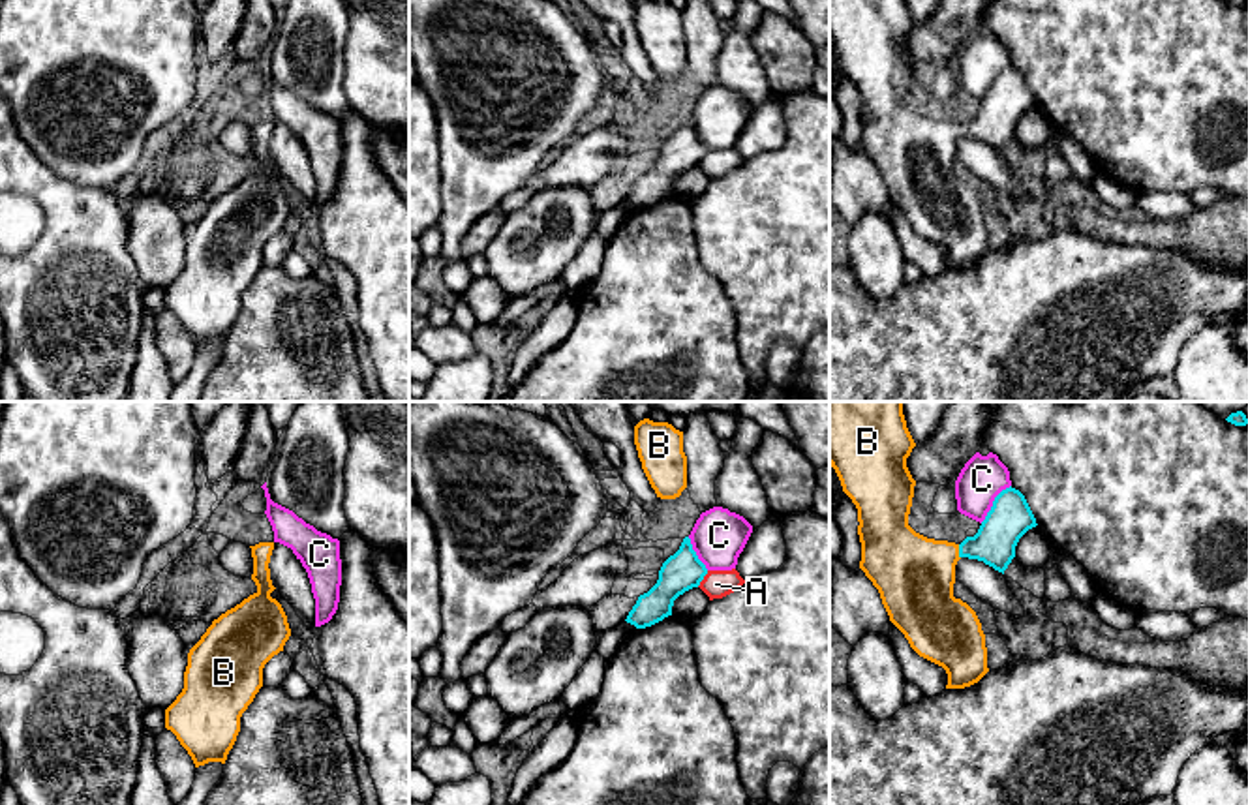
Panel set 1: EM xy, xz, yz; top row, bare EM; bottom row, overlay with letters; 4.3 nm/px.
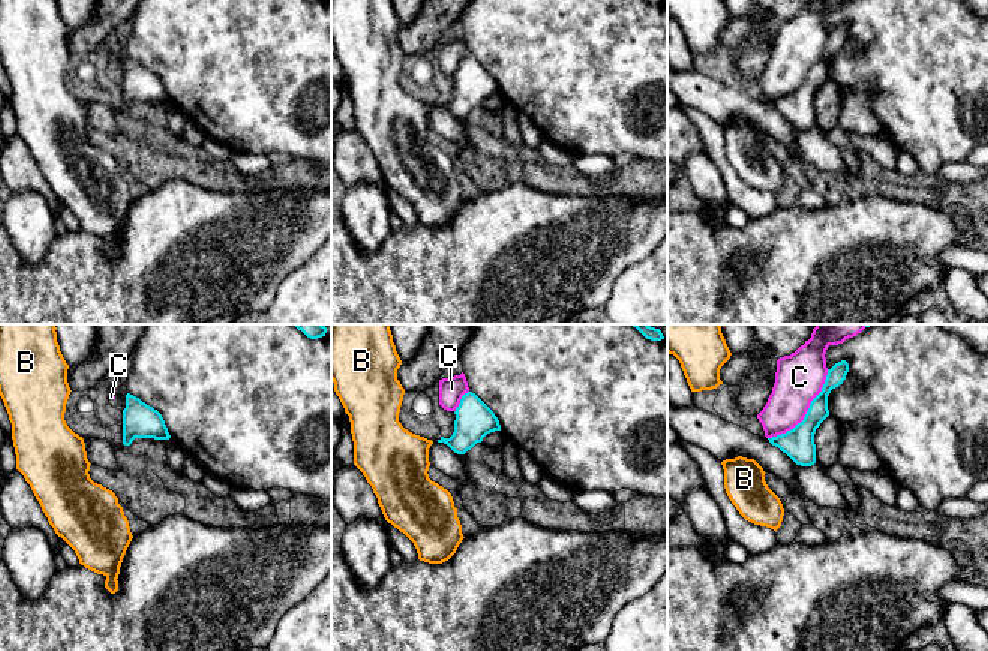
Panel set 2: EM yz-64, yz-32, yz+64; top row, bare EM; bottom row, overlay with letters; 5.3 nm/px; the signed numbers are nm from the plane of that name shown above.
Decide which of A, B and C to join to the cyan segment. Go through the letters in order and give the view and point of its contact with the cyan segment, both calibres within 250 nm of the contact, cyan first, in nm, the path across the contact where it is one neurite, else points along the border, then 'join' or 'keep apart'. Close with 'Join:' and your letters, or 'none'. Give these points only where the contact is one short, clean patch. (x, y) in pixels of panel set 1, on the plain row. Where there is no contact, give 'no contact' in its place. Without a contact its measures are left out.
A: xz (702, 158) | 160/120 nm | keep apart
B: yz (959, 132) | 180/340 nm | across yz (1008, 100), (982, 126), (959, 132), (941, 136), (914, 154) | join
C: yz (993, 83) | 190/190 nm | keep apart
Join: B

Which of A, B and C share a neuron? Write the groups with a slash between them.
A / B / C

